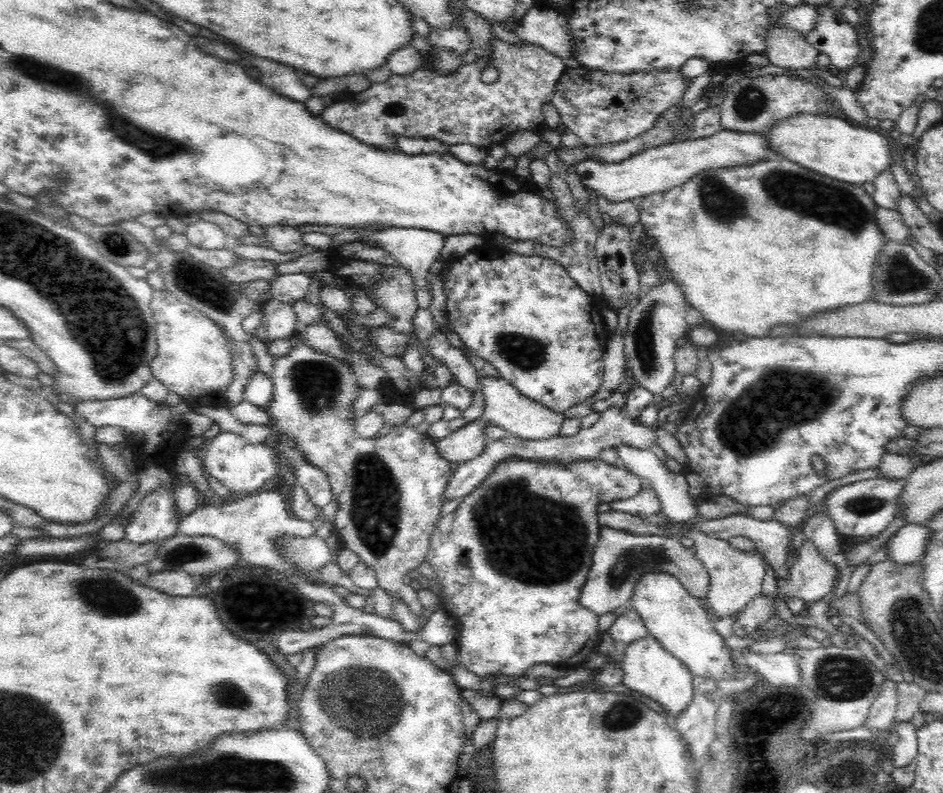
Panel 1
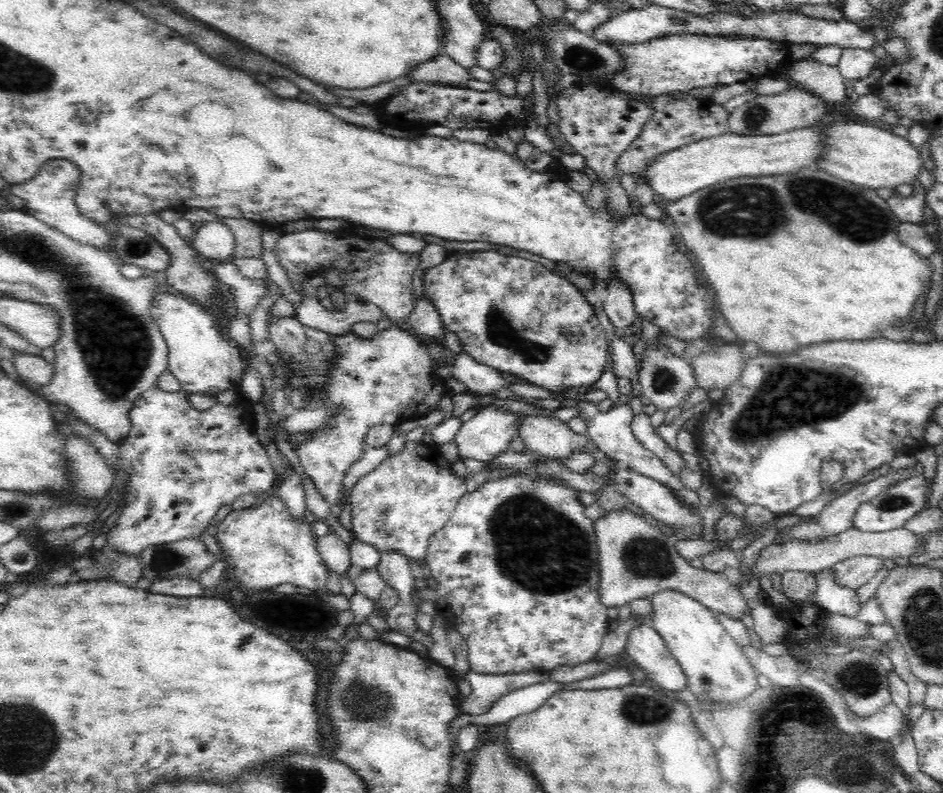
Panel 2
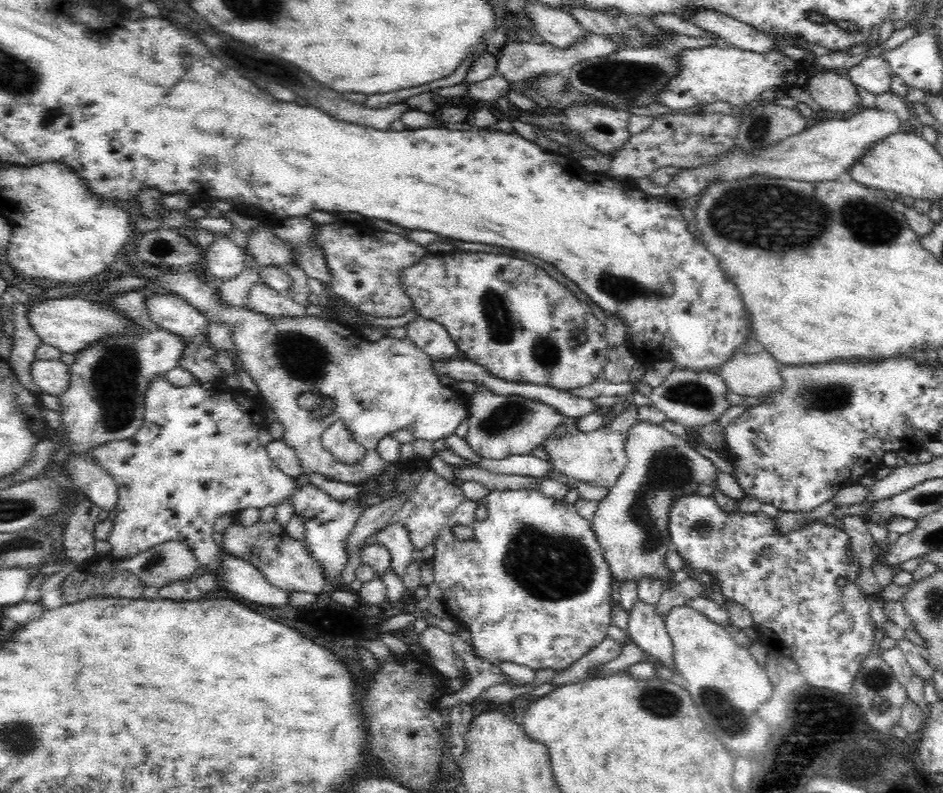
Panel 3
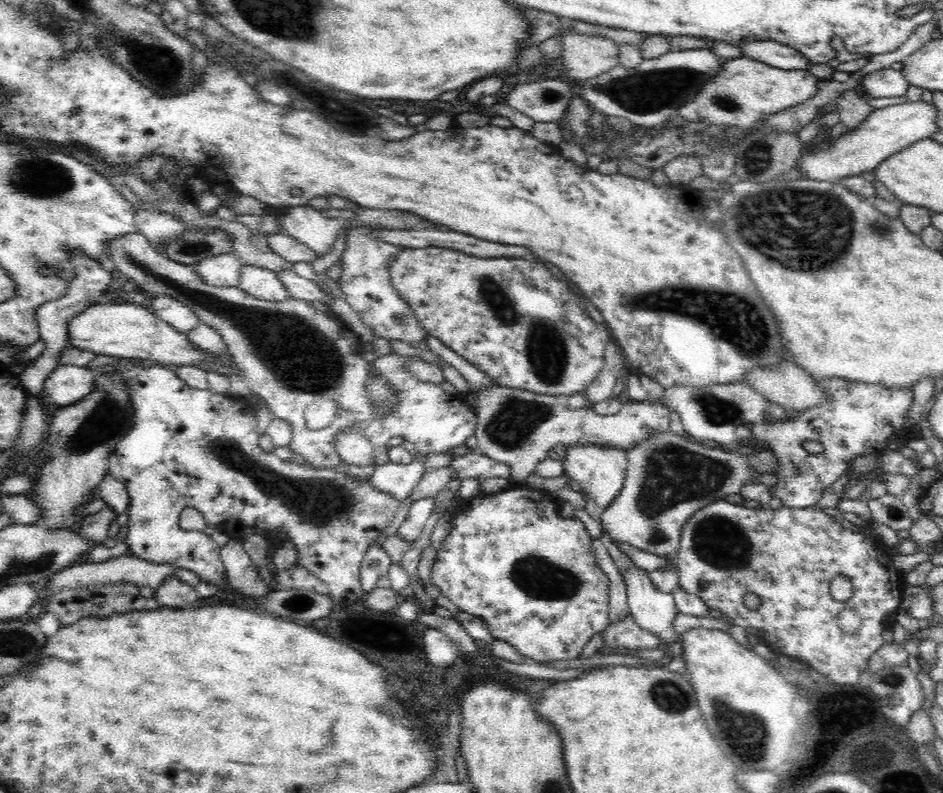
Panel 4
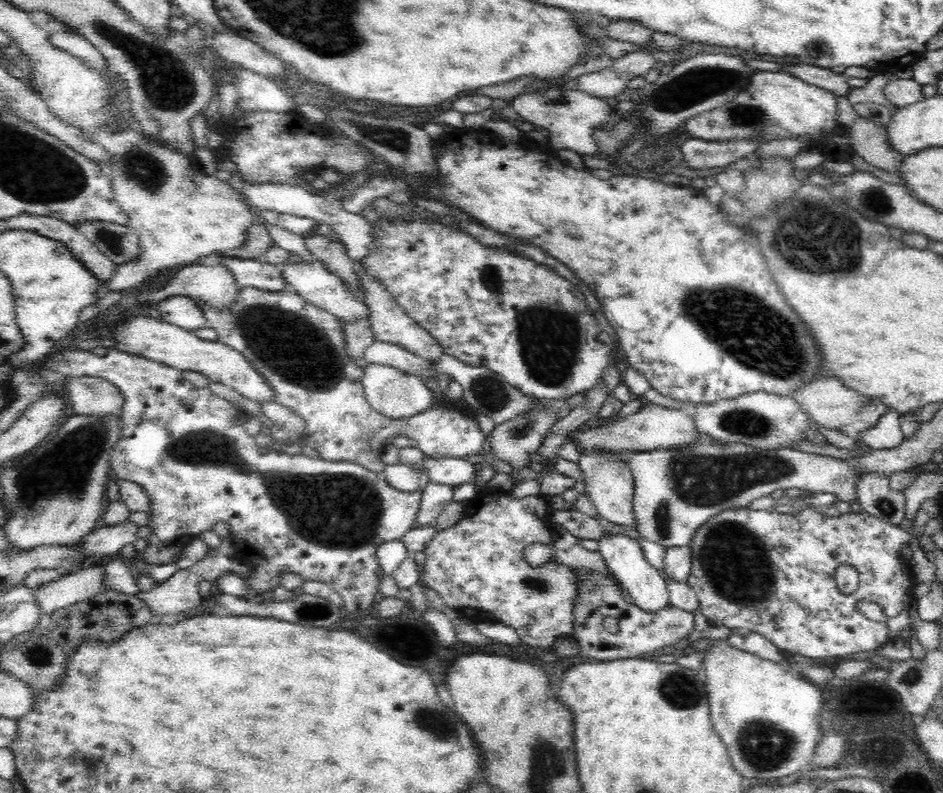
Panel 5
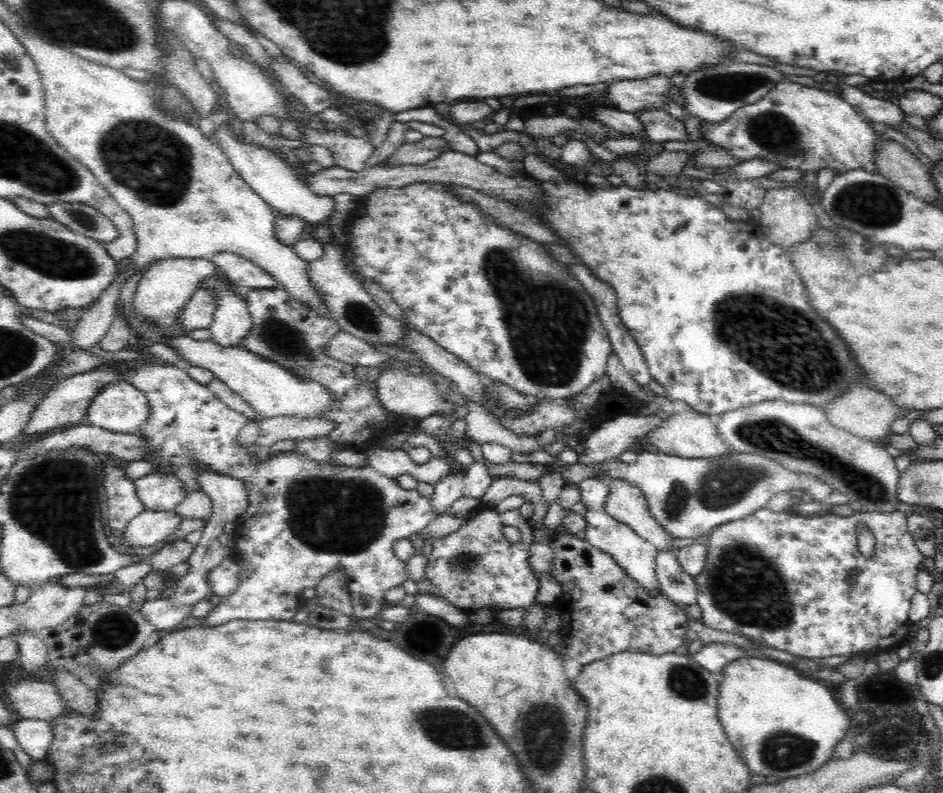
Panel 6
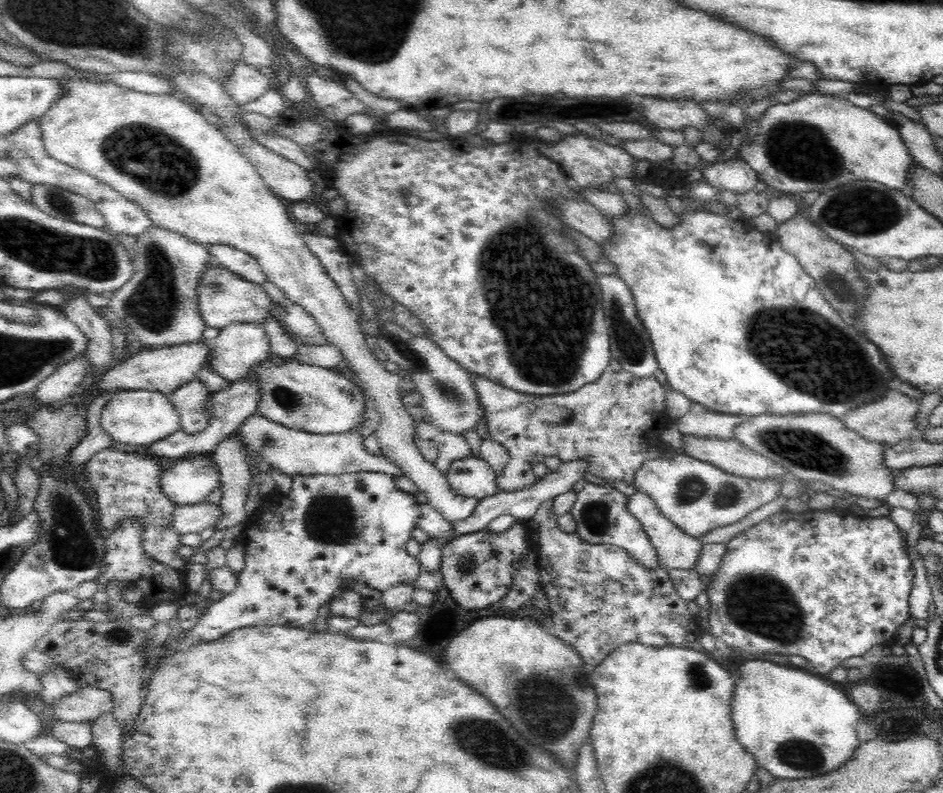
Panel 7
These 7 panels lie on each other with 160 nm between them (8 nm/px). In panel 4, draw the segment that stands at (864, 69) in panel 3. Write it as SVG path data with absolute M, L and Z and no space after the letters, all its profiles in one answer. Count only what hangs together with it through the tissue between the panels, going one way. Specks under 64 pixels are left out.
M892 68L872 72L872 74L864 76L864 80L862 80L863 90L876 98L906 97L906 90L910 85L902 71Z

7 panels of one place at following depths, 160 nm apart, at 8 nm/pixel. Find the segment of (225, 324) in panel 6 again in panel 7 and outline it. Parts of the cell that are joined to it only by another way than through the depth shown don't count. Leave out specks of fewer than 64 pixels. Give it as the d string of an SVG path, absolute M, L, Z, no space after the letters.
M234 322L226 328L218 329L218 336L212 340L208 368L230 382L246 379L256 364L269 358L270 339L260 324Z

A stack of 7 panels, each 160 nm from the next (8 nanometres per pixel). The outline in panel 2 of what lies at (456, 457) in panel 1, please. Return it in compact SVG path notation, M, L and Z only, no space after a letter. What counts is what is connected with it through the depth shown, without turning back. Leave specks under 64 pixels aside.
M486 405L475 411L475 415L467 422L463 422L456 434L454 441L459 450L459 456L462 459L474 458L474 460L490 461L498 454L510 450L510 444L514 438L520 436L520 422L522 422L522 415L496 405Z

